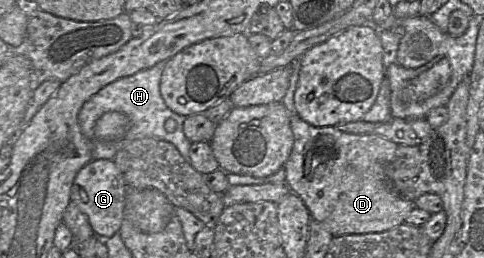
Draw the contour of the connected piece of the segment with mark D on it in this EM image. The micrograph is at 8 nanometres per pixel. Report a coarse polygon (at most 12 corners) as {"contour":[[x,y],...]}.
{"contour":[[292,116],[286,184],[334,237],[416,207],[388,184],[398,144]]}

